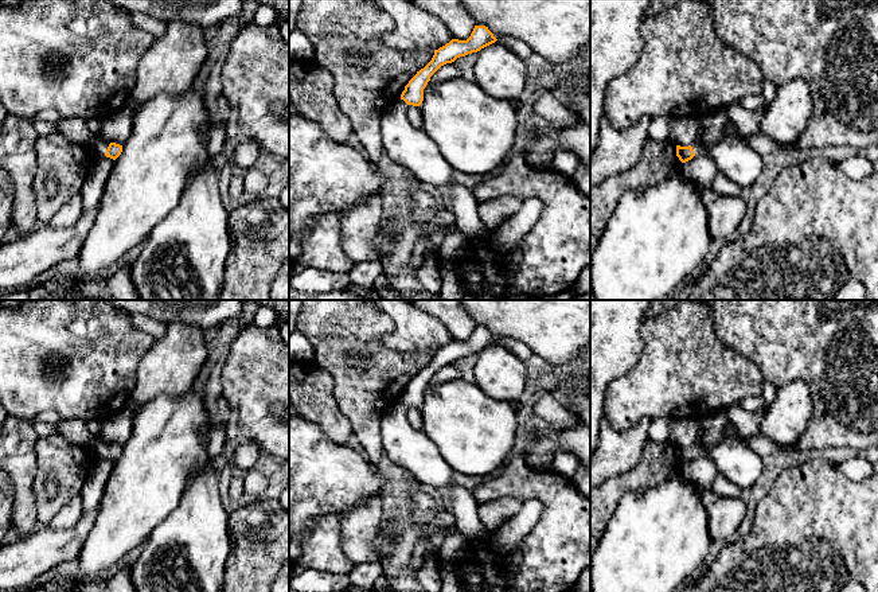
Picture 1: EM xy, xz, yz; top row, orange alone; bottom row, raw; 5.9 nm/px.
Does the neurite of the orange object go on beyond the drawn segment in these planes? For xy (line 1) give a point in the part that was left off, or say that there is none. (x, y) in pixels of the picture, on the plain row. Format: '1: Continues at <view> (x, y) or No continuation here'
1: Continues at xy (97, 447)

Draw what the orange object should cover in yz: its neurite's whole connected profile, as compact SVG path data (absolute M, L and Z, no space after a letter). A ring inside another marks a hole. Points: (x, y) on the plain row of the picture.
M696 441L688 448L676 447L676 457L682 464L691 461L705 453L705 448Z

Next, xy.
M95 437L89 444L89 449L95 460L101 460L101 459L106 457L106 459L116 461L122 453L122 447L116 445L116 444L108 445L106 443L99 440L98 437Z

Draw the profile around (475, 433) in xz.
M456 378L438 385L429 385L424 390L424 402L420 406L422 432L437 445L441 456L453 471L468 476L485 476L512 457L518 427L516 410L507 401L496 401L483 393L477 383Z

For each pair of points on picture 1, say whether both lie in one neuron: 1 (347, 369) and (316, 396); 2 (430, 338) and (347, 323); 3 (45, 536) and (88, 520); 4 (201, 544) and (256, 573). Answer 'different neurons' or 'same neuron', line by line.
1: different neurons
2: different neurons
3: same neuron
4: different neurons

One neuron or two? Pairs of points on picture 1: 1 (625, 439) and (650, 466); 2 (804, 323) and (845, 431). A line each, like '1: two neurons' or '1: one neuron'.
1: two neurons
2: one neuron

